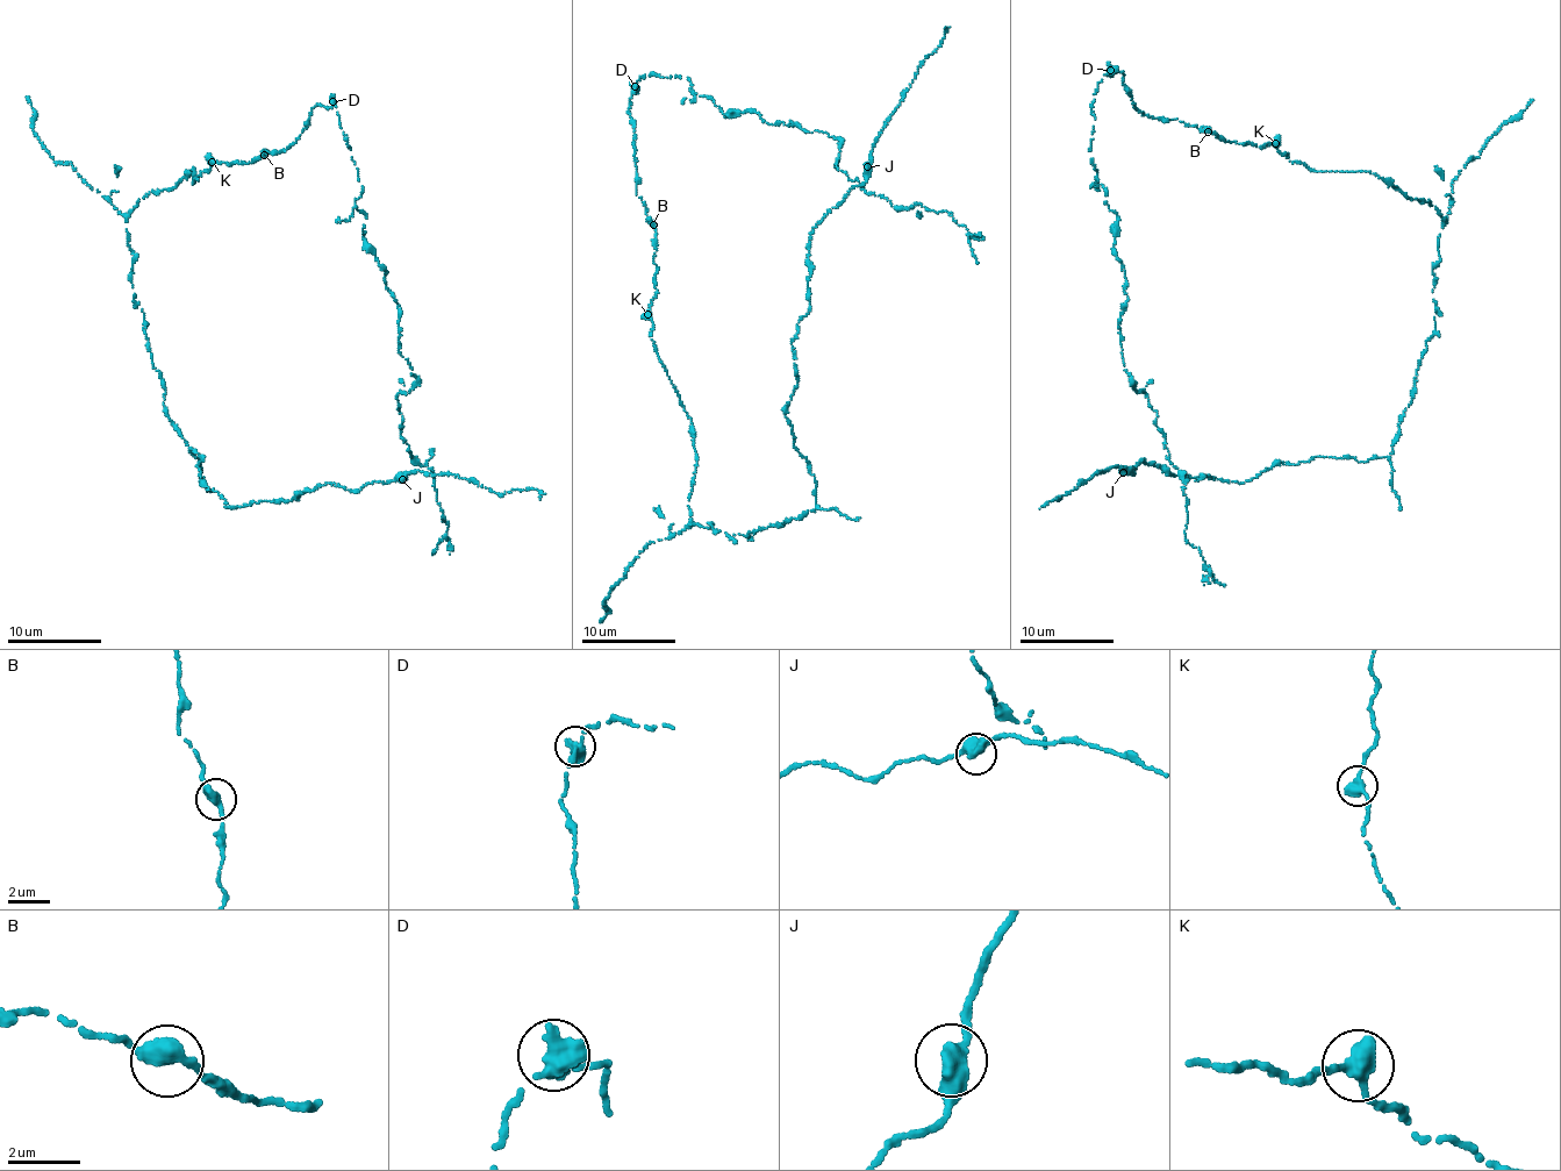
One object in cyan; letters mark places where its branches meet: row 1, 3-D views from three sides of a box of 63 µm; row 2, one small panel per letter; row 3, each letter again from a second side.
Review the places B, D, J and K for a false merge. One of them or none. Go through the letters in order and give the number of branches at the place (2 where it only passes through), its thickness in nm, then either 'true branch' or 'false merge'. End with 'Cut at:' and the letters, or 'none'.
B: branches 2; calibre 400 nm; true branch
D: branches 2; calibre 440 nm; false merge
J: branches 2; calibre 440 nm; true branch
K: branches 2; calibre 400 nm; true branch
Cut at: D

